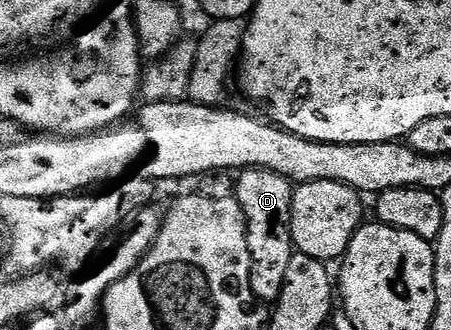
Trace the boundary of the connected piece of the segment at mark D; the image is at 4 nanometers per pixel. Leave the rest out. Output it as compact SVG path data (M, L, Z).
M244 170L237 175L237 178L236 197L246 217L246 231L248 232L250 283L254 289L254 297L259 303L273 304L278 301L280 292L284 288L284 278L288 276L288 264L296 252L292 240L292 228L290 227L295 187L284 176L280 176L272 170Z

